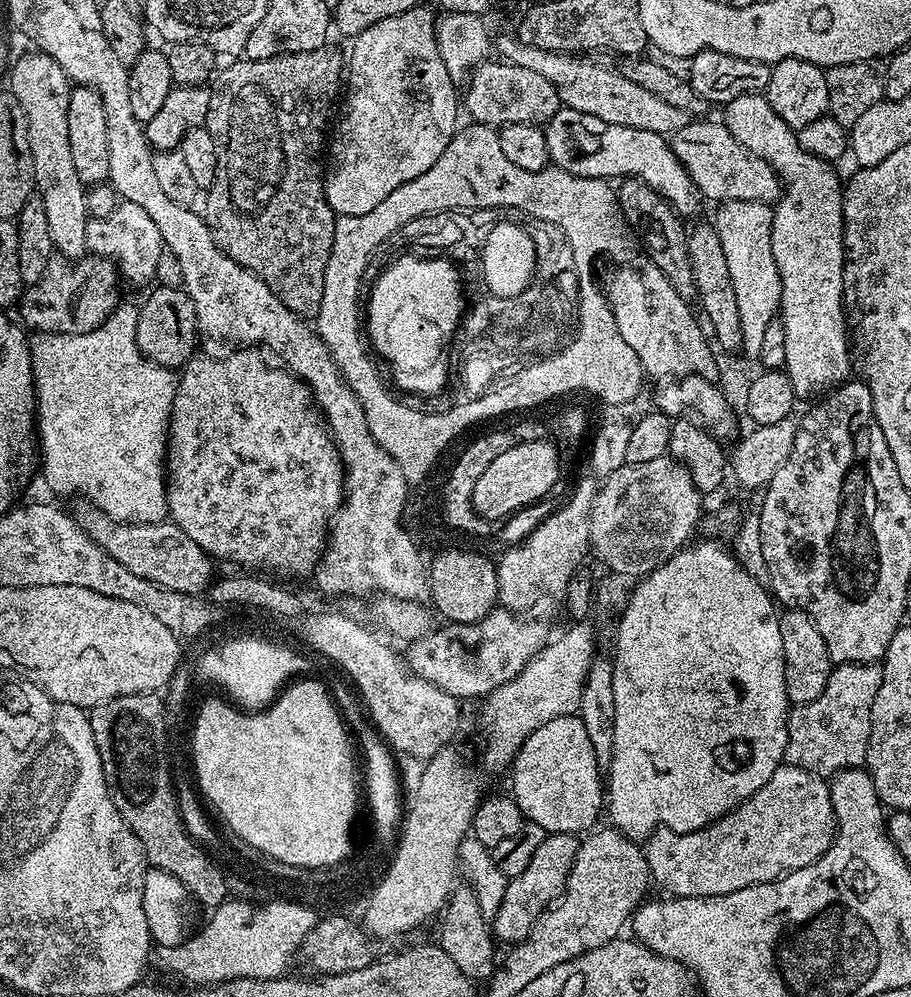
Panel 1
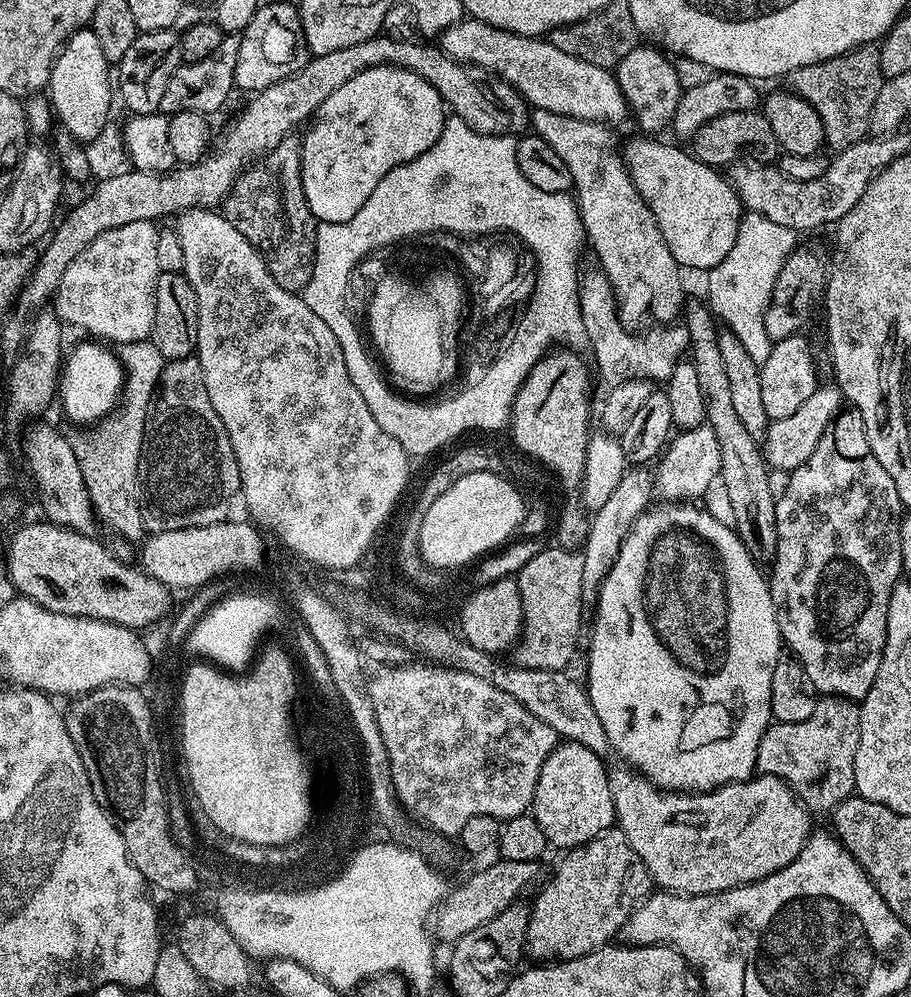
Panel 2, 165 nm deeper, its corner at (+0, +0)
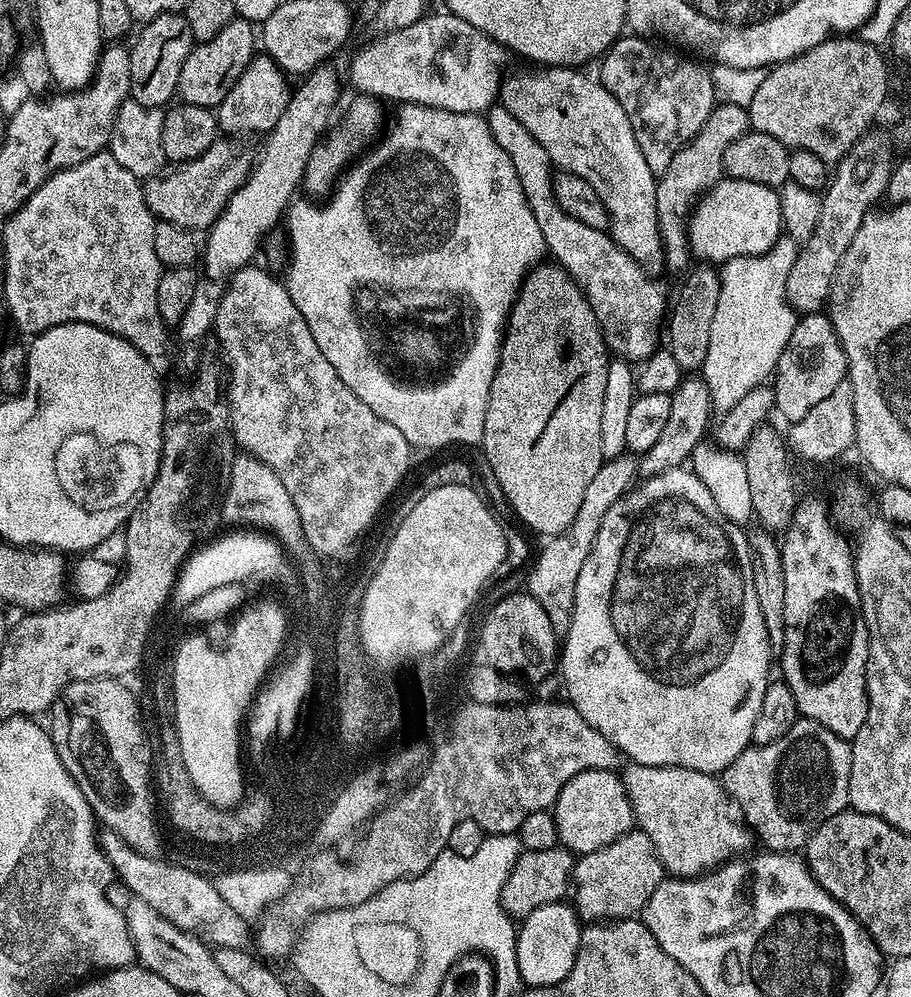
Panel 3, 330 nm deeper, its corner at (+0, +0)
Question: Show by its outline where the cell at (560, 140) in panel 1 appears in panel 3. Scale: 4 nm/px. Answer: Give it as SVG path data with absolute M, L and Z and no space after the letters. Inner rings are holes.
M721 178L709 192L705 192L696 201L692 214L688 218L688 247L697 261L713 266L723 266L728 260L743 256L766 254L778 242L784 230L782 206L779 191L758 182L742 182L731 178Z

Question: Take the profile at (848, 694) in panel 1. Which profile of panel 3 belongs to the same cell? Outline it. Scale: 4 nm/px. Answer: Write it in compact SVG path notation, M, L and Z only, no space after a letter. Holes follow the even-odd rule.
M800 718L794 726L790 726L787 734L782 734L778 742L769 744L752 744L722 773L724 789L728 797L740 807L740 815L745 824L764 843L763 847L770 852L799 853L808 839L834 814L845 811L849 807L848 791L850 790L850 762L852 761L852 745L849 741L832 733L818 721Z

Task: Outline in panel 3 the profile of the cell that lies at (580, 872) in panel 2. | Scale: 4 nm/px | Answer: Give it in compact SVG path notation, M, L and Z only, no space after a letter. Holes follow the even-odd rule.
M633 830L622 834L610 846L579 857L572 869L574 881L574 909L584 922L611 922L626 920L643 913L650 894L666 878L664 864L658 858L654 842L645 832Z

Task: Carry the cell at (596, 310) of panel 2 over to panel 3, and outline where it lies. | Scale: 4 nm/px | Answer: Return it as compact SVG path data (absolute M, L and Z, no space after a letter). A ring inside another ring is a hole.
M493 106L488 109L486 119L490 134L494 134L494 142L498 142L498 146L506 150L510 162L514 162L528 205L538 221L538 230L542 230L547 255L566 269L579 288L583 288L594 310L594 318L600 323L604 343L617 357L629 362L647 360L658 347L656 331L659 328L661 331L666 320L666 300L664 304L659 286L652 281L655 279L637 260L630 258L626 250L618 247L608 232L594 230L594 226L586 226L586 222L578 222L578 218L572 218L562 210L552 185L552 159L546 154L542 142L538 142L538 138L534 138L534 134L530 134L510 110Z

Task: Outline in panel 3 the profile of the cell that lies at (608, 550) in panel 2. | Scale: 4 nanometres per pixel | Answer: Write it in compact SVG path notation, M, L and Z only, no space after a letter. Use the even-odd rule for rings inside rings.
M688 374L681 379L680 385L670 393L670 415L666 422L666 427L662 430L662 435L658 437L658 442L650 446L639 457L639 475L647 478L657 476L671 468L678 468L689 463L692 451L698 445L705 443L710 432L710 425L713 423L714 409L712 407L712 395L706 386L706 382L696 374Z

